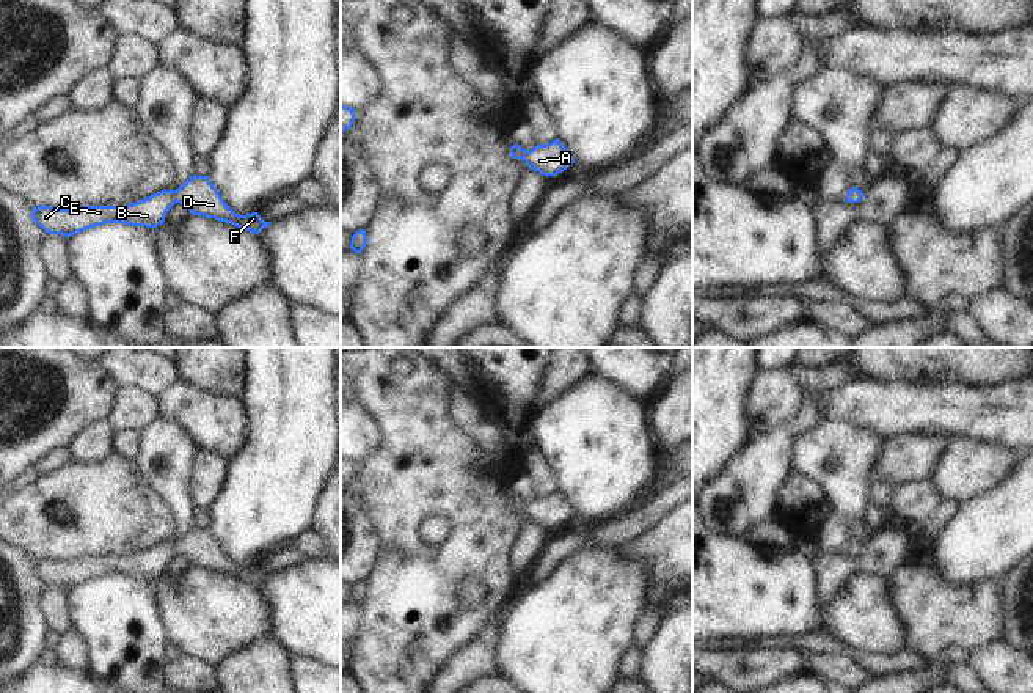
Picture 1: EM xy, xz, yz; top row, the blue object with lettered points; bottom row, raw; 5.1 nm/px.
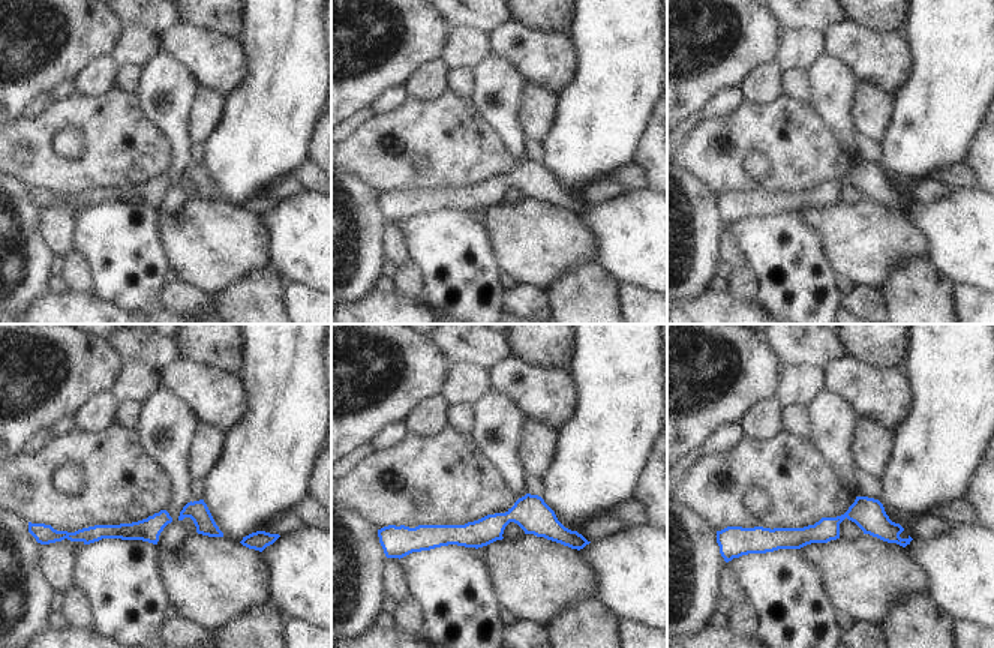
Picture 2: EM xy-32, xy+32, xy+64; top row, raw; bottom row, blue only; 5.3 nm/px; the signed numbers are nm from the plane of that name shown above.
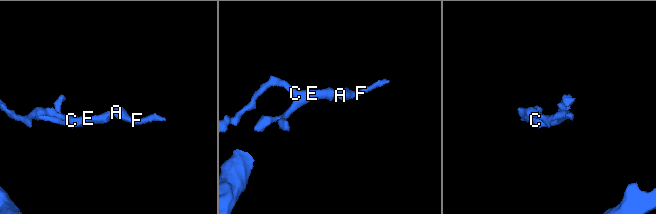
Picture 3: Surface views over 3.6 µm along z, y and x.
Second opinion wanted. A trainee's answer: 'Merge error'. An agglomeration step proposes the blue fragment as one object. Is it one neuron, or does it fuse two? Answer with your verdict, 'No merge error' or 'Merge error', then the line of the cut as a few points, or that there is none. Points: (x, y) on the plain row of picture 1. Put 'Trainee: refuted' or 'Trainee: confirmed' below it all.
No merge error. No split
Trainee: refuted

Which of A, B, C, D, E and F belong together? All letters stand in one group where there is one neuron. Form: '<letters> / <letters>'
A B C D E F

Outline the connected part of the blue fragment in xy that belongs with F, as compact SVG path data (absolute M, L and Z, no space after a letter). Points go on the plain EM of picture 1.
M192 528L176 542L162 542L151 548L130 555L127 558L78 558L75 561L55 561L50 558L33 559L31 570L49 586L61 586L71 589L80 583L100 578L104 575L126 575L132 578L157 580L163 577L166 564L176 556L184 556L190 566L215 570L218 574L231 575L243 583L259 586L272 574L264 574L257 564L246 567L235 566L221 550L207 528Z

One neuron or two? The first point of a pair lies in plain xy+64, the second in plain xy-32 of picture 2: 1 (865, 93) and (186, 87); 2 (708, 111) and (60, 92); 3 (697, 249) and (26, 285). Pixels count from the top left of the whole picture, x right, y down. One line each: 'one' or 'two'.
1: two
2: one
3: one

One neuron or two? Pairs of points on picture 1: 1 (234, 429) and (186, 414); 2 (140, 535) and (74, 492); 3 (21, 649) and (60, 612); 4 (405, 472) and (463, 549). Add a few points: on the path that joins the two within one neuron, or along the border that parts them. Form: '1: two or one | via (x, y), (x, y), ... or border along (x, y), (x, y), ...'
1: one | via (222, 428), (203, 414), (198, 414)
2: one | via (124, 519), (101, 495), (90, 492)
3: two | border along (41, 588), (40, 610), (49, 629)
4: one | via (426, 486), (463, 524), (463, 528)

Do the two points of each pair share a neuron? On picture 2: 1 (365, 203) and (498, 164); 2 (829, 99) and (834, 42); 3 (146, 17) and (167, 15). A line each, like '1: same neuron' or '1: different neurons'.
1: different neurons
2: different neurons
3: same neuron

